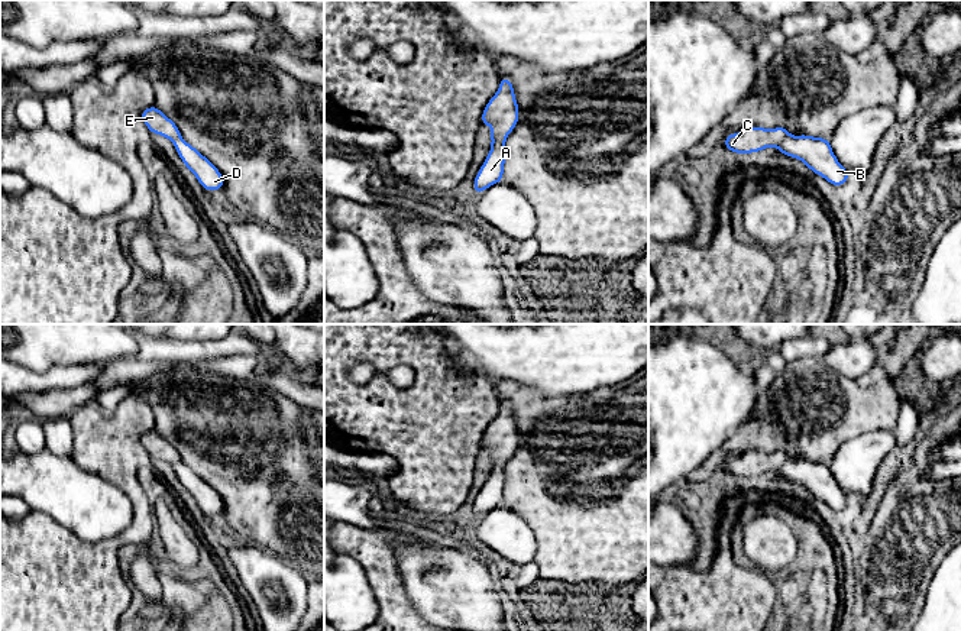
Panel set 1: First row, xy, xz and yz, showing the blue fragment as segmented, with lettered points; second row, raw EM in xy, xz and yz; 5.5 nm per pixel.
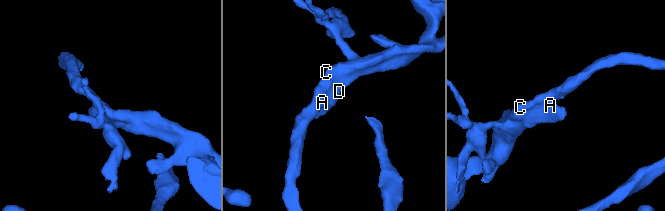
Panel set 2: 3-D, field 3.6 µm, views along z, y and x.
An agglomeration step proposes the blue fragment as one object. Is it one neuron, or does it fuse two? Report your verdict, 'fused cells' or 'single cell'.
fused cells

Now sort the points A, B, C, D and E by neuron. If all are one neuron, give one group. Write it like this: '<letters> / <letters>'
A B D / C E

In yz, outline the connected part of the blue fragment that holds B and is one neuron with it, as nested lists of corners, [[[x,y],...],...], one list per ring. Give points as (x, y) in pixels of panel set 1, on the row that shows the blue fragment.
[[[808,135],[789,136],[777,145],[777,149],[782,155],[802,161],[812,172],[837,188],[850,179],[848,171],[832,152],[829,139]]]

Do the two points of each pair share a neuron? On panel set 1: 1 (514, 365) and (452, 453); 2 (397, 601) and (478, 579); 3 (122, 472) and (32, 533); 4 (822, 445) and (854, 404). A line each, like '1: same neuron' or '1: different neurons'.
1: different neurons
2: different neurons
3: same neuron
4: same neuron

